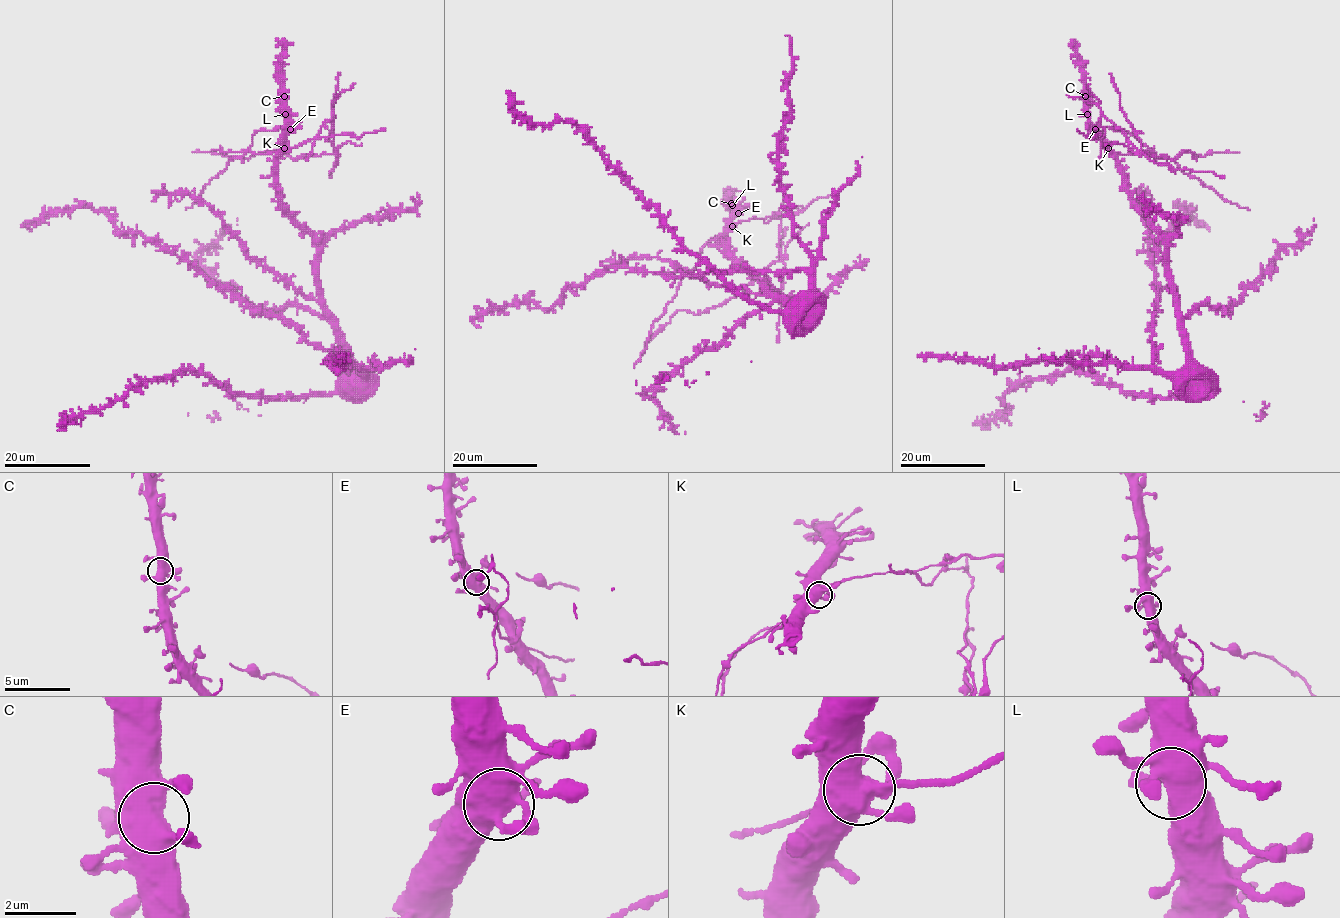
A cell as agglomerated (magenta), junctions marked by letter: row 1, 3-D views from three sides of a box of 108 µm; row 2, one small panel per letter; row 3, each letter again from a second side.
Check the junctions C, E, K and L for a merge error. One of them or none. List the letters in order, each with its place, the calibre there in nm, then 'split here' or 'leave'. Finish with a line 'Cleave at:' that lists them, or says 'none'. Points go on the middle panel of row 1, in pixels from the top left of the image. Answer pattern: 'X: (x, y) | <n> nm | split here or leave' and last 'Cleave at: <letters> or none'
C: (731, 203) | 500 nm | leave
E: (738, 213) | 480 nm | leave
K: (732, 226) | 500 nm | split here
L: (732, 205) | 480 nm | leave
Cleave at: K

